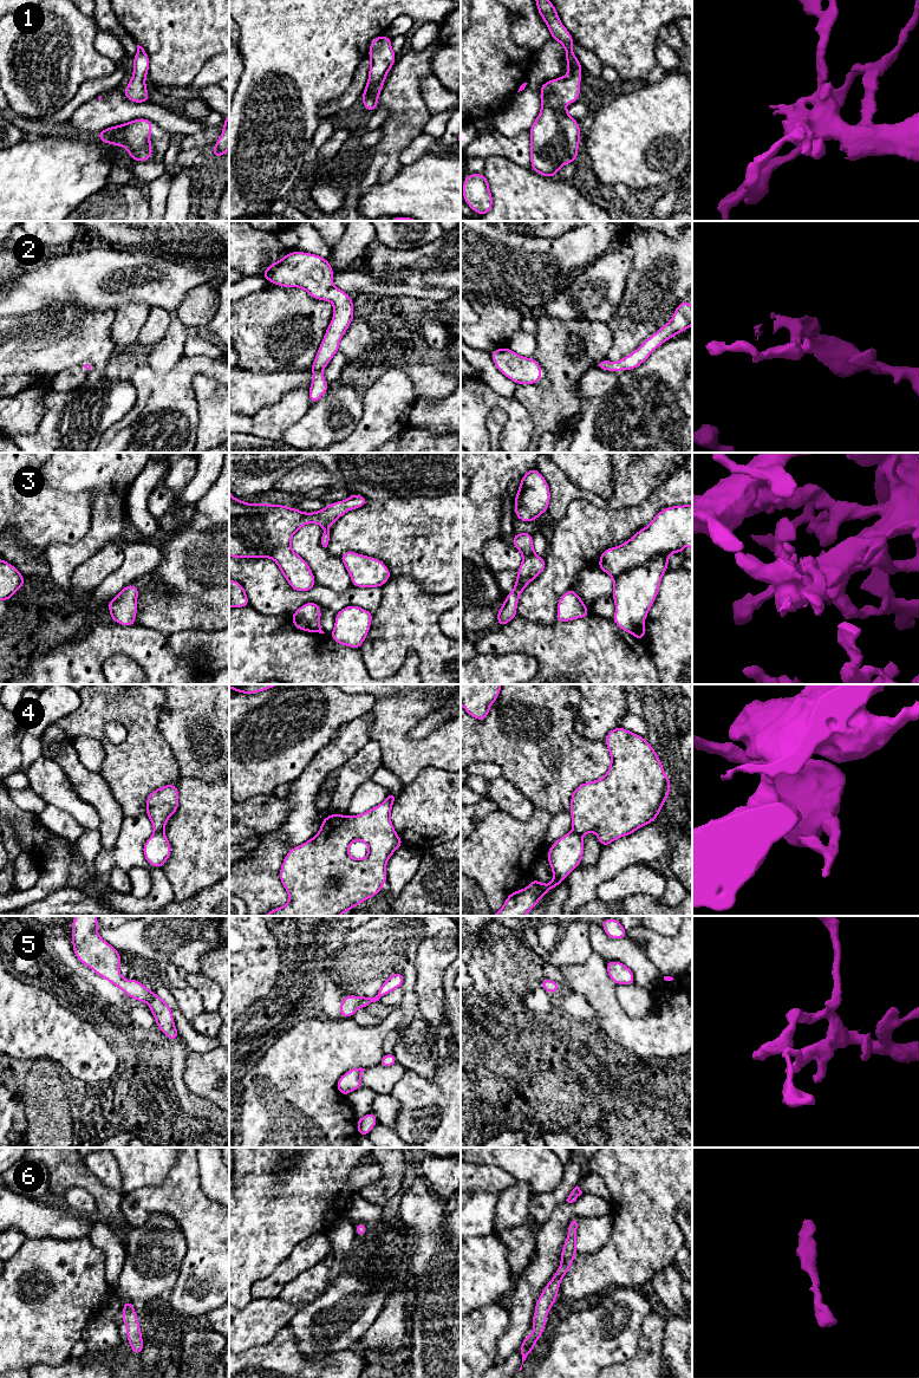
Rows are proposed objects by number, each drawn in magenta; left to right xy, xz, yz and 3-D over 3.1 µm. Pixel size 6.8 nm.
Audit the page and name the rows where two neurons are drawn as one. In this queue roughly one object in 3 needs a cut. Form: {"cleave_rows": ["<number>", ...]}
{"cleave_rows": ["4"]}

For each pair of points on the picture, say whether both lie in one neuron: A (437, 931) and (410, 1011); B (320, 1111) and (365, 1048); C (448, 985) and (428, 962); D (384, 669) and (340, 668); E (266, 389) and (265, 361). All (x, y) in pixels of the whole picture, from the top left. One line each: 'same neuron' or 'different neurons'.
A: different neurons
B: same neuron
C: different neurons
D: different neurons
E: different neurons

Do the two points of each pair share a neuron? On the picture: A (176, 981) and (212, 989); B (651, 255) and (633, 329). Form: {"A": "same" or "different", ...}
{"A": "different", "B": "same"}

